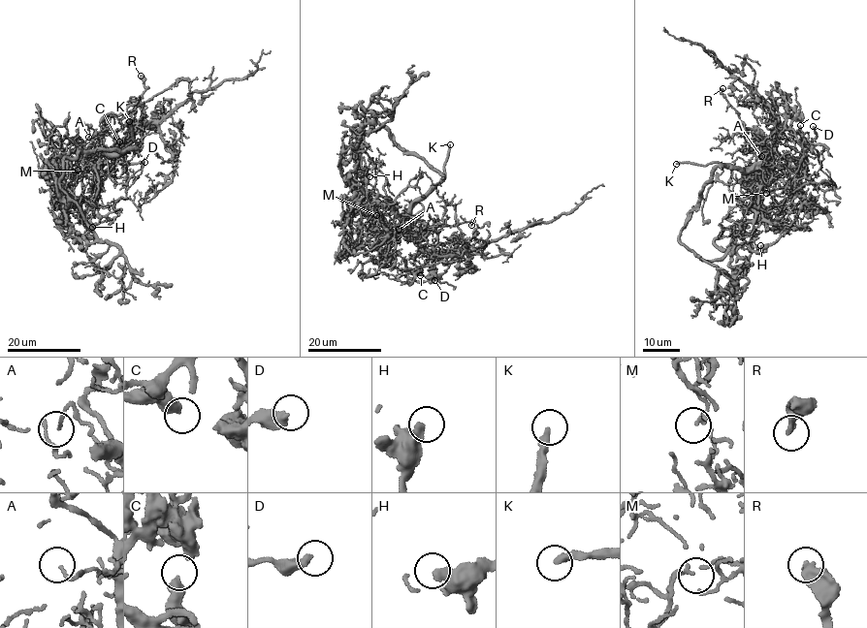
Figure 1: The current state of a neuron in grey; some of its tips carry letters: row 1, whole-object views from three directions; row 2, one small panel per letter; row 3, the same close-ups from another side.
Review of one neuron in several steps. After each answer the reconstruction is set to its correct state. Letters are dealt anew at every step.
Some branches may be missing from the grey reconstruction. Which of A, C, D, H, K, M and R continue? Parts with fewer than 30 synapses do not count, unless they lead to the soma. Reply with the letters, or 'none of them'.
K

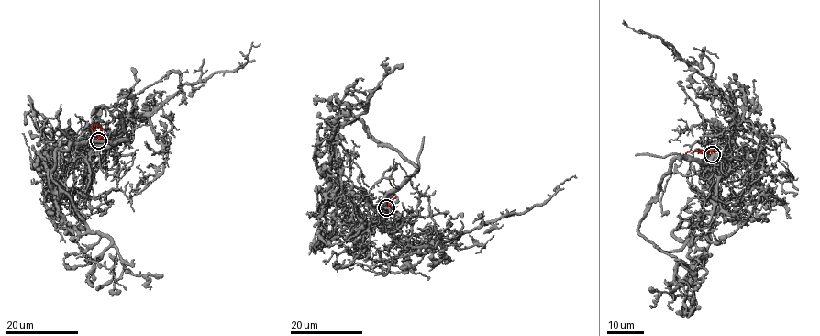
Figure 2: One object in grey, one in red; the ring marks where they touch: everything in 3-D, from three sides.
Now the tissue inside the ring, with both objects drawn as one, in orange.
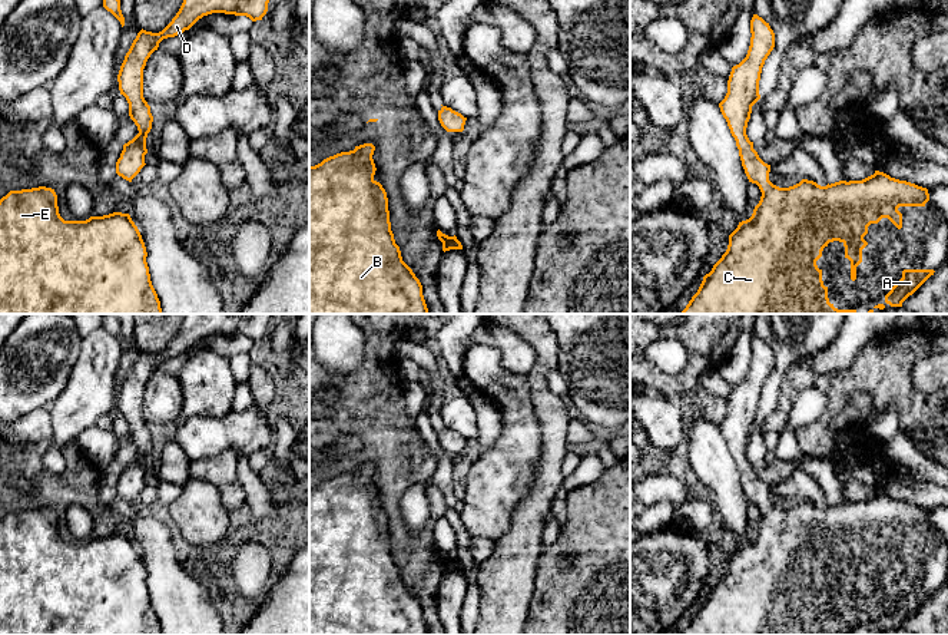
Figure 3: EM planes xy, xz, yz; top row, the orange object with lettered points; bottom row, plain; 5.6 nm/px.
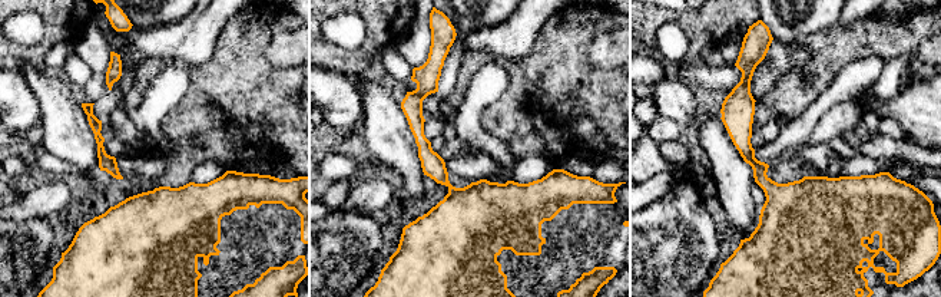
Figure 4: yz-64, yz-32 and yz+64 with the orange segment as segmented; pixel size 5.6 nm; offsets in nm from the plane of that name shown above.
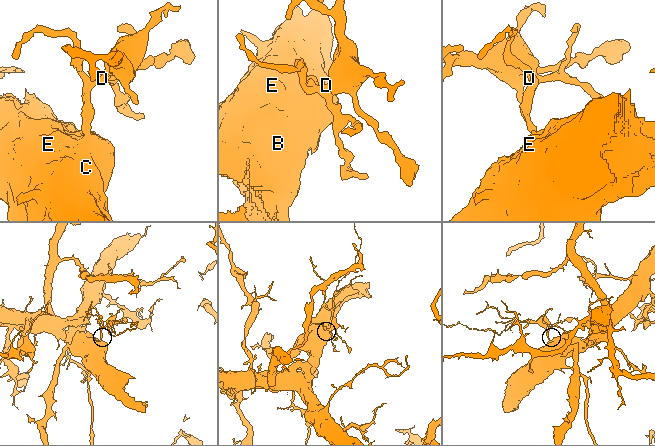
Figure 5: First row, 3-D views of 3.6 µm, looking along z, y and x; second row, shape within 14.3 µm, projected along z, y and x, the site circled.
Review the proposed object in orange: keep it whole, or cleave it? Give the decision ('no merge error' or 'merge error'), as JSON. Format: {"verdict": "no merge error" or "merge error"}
{"verdict": "no merge error"}

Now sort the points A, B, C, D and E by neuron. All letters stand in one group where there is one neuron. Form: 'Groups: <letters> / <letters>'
Groups: A B C D E

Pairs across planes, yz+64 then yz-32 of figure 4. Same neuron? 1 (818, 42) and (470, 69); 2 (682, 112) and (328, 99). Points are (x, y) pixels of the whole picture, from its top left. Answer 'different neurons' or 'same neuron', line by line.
1: same neuron
2: same neuron

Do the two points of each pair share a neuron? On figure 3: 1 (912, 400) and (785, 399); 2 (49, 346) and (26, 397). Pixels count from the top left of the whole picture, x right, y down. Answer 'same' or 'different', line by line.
1: same
2: same

